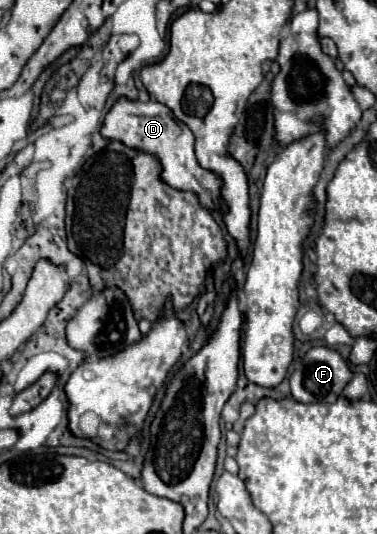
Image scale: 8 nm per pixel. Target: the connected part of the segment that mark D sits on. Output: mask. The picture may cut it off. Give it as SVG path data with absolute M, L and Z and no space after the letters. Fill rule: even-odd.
M119 97L117 103L105 115L101 135L107 139L123 141L123 143L127 143L127 147L135 147L139 151L157 155L163 165L165 183L169 183L175 189L195 191L207 209L219 207L221 181L211 171L205 171L199 167L199 163L195 159L195 151L193 151L195 137L193 137L191 129L185 123L179 123L163 103L159 103L155 99L143 103L143 101L131 101L127 97Z

